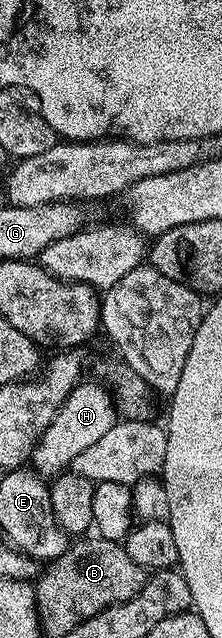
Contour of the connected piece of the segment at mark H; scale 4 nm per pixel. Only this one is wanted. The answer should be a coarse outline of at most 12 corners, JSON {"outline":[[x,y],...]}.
{"outline":[[98,381],[79,382],[34,446],[32,467],[63,474],[115,425]]}

